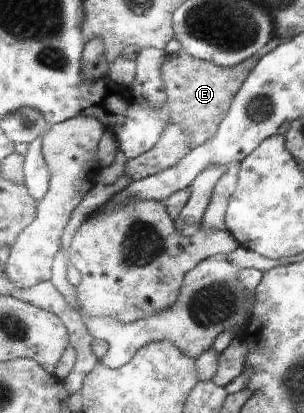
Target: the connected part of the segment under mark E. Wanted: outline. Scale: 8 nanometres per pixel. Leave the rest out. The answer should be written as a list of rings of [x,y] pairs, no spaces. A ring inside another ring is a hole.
[[[183,49],[167,55],[161,73],[168,95],[170,123],[181,125],[190,132],[193,147],[200,146],[217,133],[237,91],[241,89],[242,83],[247,79],[251,69],[257,65],[257,61],[255,55],[237,66],[228,68],[197,59]]]

